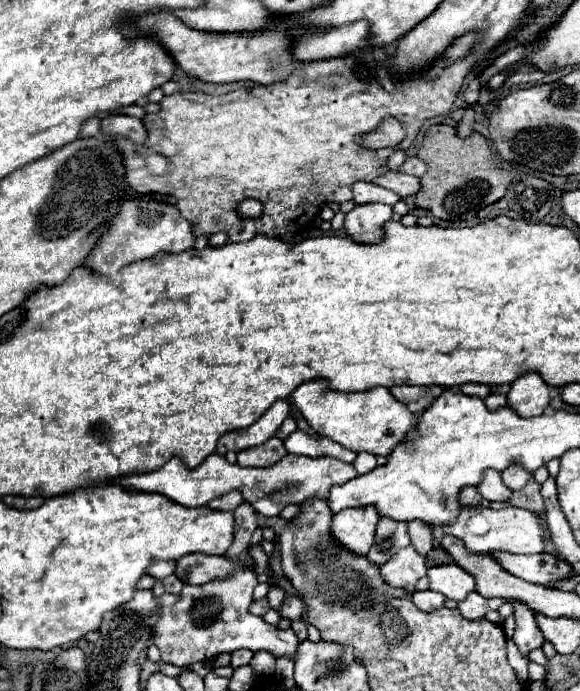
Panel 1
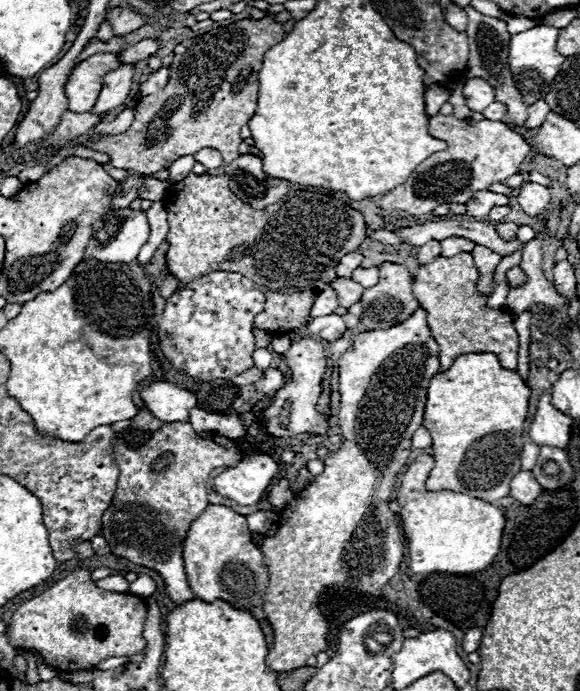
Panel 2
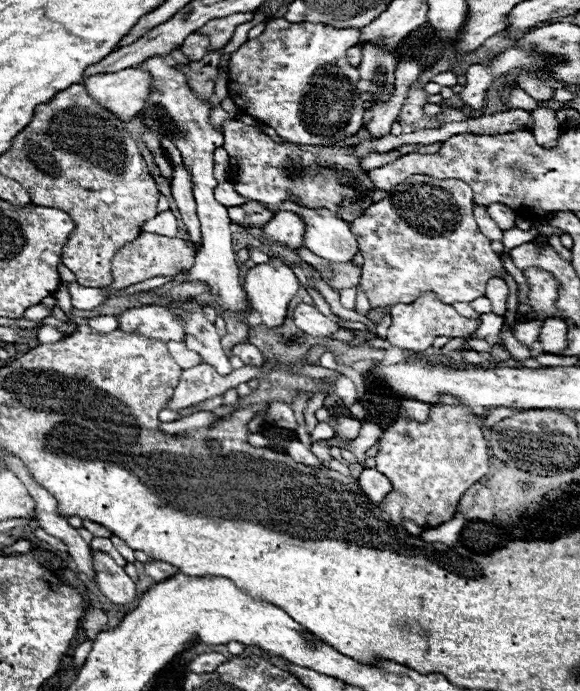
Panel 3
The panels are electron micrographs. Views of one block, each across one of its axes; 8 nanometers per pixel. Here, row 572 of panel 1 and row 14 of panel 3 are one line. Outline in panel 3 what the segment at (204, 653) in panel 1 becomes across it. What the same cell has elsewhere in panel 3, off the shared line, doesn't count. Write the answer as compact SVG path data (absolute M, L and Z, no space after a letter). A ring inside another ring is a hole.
M238 12L238 14L232 14L232 16L224 16L220 20L210 20L208 24L204 24L204 28L198 30L198 34L204 34L204 36L210 38L208 52L214 52L214 50L220 50L228 44L236 26L246 24L252 18L254 18L254 12Z

